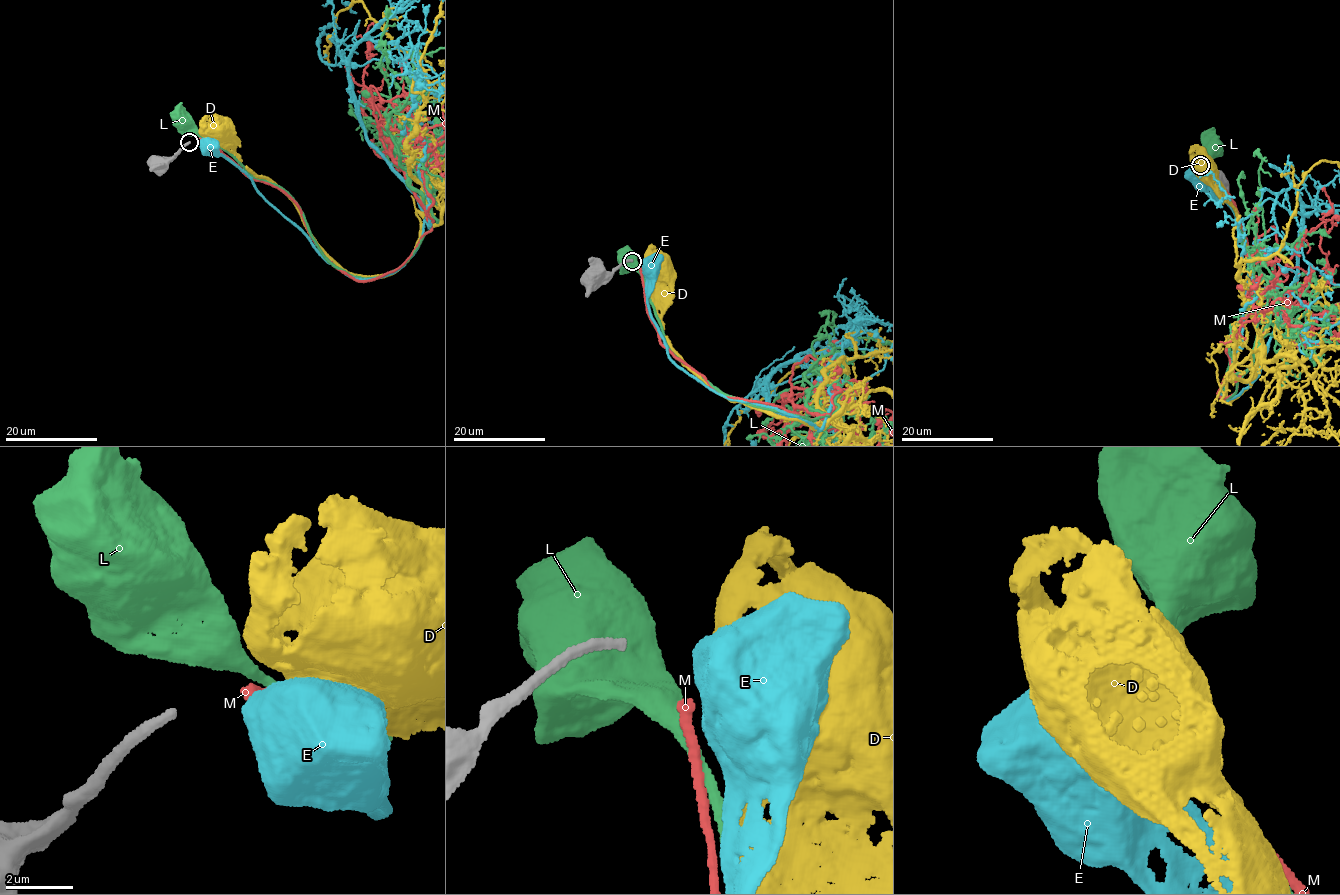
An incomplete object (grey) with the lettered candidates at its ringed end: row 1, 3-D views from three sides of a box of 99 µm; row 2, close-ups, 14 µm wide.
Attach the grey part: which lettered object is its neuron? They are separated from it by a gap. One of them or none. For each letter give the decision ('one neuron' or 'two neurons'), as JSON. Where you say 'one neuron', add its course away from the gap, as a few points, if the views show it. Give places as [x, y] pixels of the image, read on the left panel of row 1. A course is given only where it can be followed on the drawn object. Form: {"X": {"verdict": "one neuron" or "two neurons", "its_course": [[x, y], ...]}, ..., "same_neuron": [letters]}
{"D": {"verdict": "two neurons"}, "E": {"verdict": "two neurons"}, "L": {"verdict": "two neurons"}, "M": {"verdict": "one neuron"}, "same_neuron": ["M"]}

